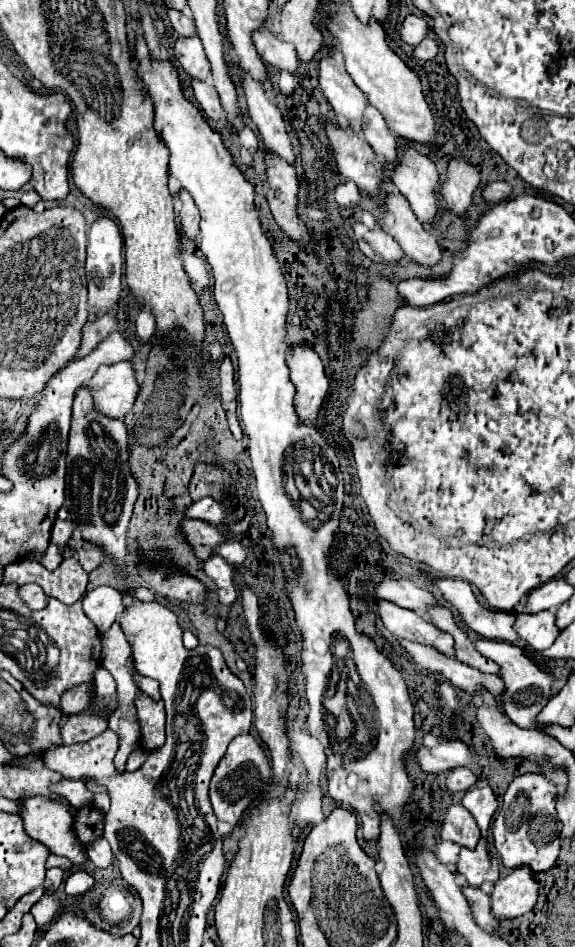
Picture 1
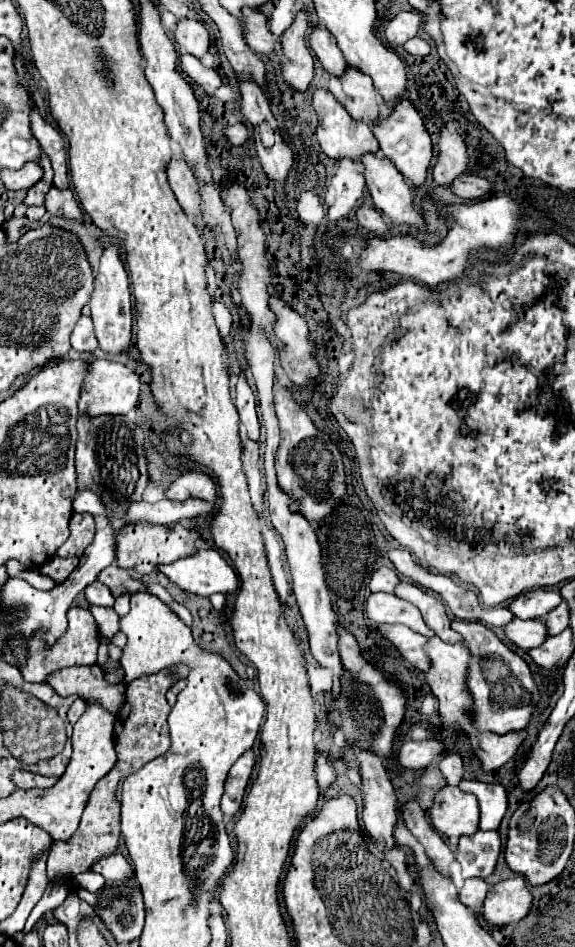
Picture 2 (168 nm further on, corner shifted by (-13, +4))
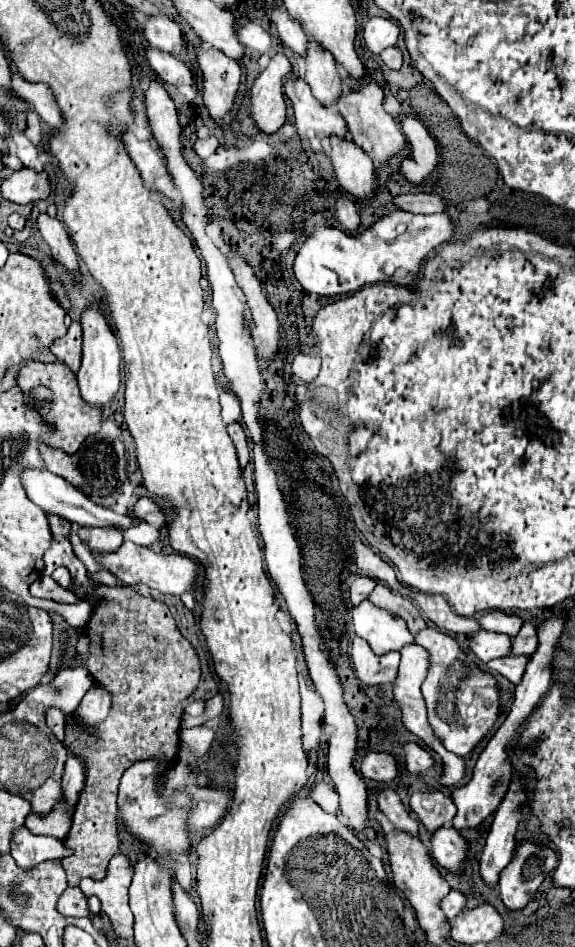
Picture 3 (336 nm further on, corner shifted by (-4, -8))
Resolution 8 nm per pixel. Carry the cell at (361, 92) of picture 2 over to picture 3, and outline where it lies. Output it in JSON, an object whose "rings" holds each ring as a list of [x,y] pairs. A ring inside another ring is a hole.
{"rings":[[[308,38],[308,54],[304,56],[306,82],[312,88],[312,96],[326,106],[336,106],[342,94],[342,78],[336,70],[336,62],[328,50],[324,50],[314,38]]]}

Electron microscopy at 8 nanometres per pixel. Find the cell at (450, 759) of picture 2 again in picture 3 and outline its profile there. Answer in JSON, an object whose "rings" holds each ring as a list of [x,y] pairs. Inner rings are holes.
{"rings":[[[414,742],[404,744],[404,766],[410,774],[422,776],[424,772],[434,768],[434,758],[428,754],[428,750],[420,748]]]}

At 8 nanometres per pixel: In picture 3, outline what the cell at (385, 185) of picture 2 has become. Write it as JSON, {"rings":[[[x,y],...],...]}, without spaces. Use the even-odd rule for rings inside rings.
{"rings":[[[330,138],[330,146],[330,158],[338,184],[354,196],[374,196],[376,174],[368,154],[364,154],[364,150],[360,150],[360,146],[356,146],[350,138]]]}

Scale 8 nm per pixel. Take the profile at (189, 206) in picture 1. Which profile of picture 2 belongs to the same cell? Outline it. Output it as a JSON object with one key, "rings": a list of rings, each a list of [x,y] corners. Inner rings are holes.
{"rings":[[[169,162],[169,184],[181,208],[189,216],[201,216],[201,202],[197,202],[197,180],[185,162]]]}

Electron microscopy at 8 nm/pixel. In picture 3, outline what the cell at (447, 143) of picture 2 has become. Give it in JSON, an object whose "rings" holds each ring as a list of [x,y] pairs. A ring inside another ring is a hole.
{"rings":[[[400,114],[396,120],[402,126],[402,134],[408,140],[408,150],[412,150],[410,156],[406,154],[402,158],[400,170],[410,182],[420,184],[426,178],[430,178],[438,168],[436,140],[430,136],[426,126],[418,118]]]}

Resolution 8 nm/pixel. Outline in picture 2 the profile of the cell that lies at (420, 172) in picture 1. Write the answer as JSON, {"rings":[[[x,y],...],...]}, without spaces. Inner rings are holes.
{"rings":[[[399,100],[393,106],[393,112],[385,120],[379,120],[377,124],[373,124],[371,130],[379,140],[381,152],[397,166],[397,170],[407,178],[407,182],[413,188],[425,186],[427,174],[431,168],[431,160],[433,160],[433,144],[431,144],[429,132],[425,130],[425,124],[423,124],[421,116],[417,114],[417,110],[413,108],[413,104],[407,100]]]}

